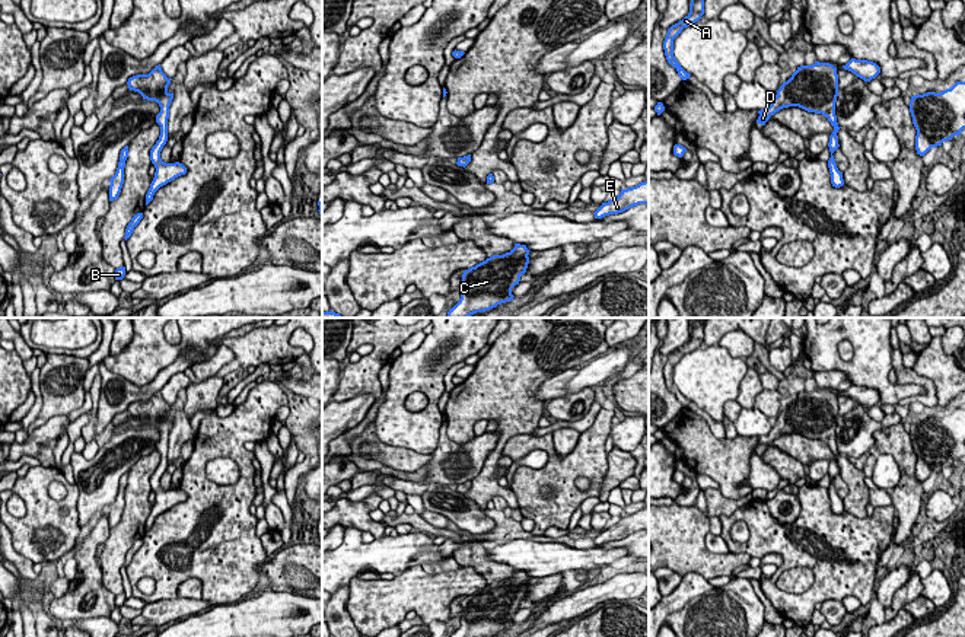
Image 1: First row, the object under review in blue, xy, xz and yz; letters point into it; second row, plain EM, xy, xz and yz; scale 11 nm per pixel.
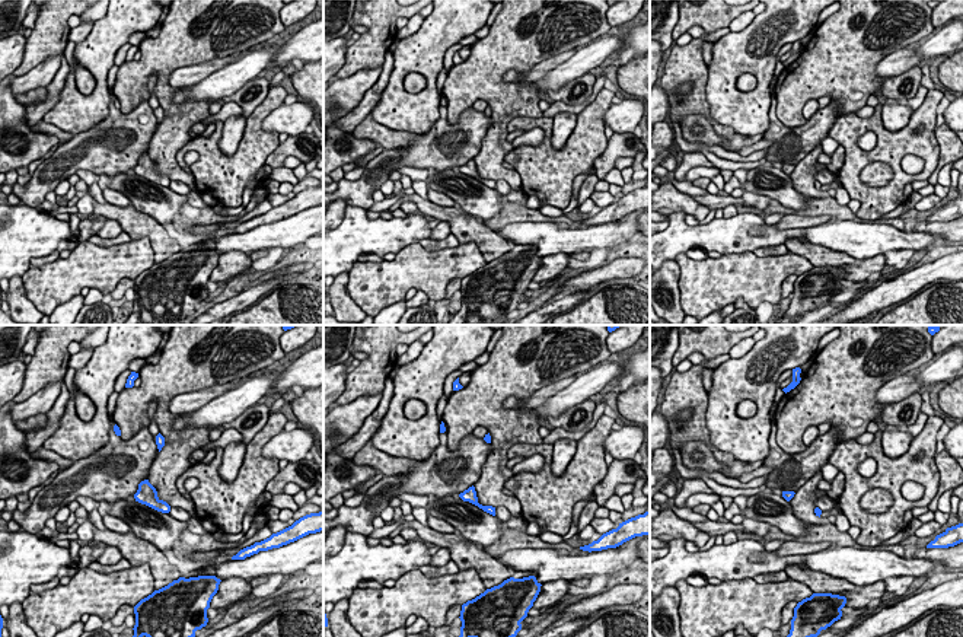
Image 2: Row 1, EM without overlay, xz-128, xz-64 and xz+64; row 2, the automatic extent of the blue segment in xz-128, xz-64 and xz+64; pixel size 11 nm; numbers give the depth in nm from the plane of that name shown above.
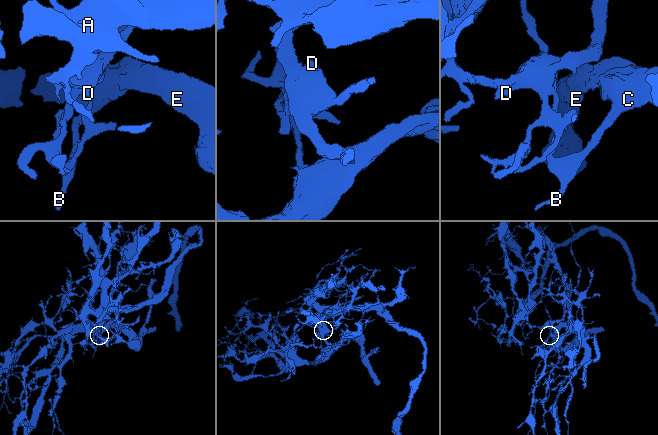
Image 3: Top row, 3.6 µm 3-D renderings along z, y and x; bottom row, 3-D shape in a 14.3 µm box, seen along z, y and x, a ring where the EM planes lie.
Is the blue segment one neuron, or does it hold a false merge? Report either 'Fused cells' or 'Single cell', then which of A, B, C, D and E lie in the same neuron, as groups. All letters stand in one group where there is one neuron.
Fused cells. Groups: A D / B C E

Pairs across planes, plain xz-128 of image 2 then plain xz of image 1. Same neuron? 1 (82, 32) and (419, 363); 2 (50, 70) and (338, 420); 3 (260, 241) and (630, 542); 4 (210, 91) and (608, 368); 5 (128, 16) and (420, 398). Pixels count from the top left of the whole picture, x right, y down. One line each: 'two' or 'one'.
1: two
2: one
3: two
4: one
5: two

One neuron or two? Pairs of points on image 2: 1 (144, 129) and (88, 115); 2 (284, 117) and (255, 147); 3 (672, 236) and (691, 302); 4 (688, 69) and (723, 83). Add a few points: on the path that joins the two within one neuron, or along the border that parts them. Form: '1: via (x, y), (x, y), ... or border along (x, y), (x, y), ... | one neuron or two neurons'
1: border along (111, 92), (108, 114), (75, 134) | two neurons
2: border along (283, 102), (264, 120), (264, 131) | two neurons
3: border along (685, 252), (681, 252), (673, 260) | two neurons
4: border along (705, 64), (708, 112) | two neurons

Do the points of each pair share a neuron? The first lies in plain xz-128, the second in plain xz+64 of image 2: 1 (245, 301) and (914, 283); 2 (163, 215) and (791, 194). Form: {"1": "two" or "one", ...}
{"1": "two", "2": "one"}

